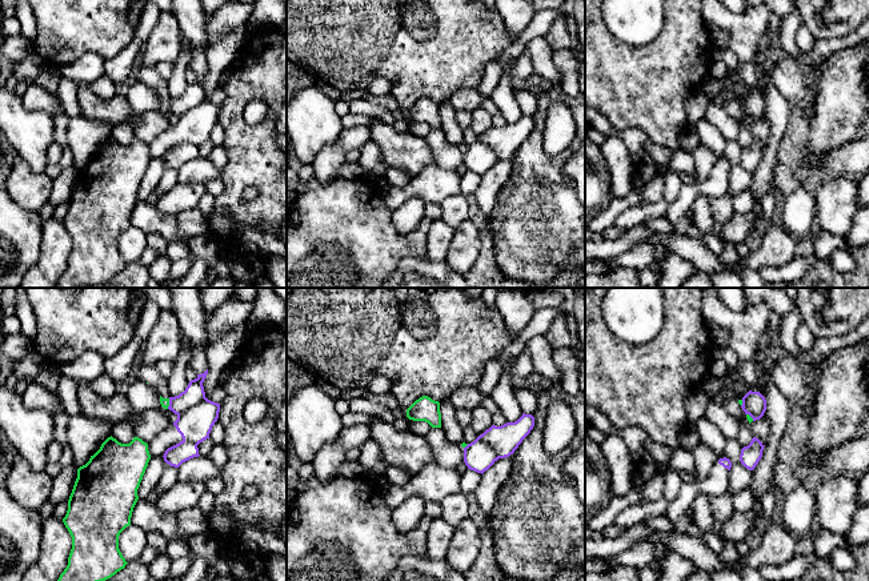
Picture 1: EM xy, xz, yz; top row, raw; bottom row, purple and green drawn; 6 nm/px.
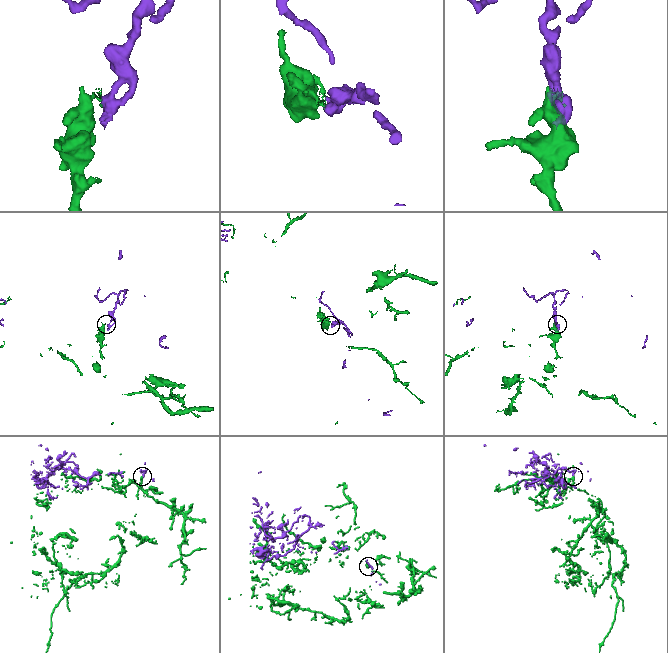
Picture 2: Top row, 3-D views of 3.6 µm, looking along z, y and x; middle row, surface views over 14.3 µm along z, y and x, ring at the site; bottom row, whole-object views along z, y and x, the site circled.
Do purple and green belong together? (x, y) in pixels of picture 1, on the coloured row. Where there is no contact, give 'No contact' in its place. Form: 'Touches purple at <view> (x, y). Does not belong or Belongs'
Touches purple at xy (169, 404). Does not belong

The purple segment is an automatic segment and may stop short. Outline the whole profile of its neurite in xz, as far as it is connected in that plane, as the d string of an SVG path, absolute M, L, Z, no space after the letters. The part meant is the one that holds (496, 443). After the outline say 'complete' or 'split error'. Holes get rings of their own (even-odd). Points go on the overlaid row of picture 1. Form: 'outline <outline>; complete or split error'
outline M525 413L514 422L506 422L501 426L492 425L464 448L465 465L482 474L498 458L513 454L533 426L534 417Z; complete

